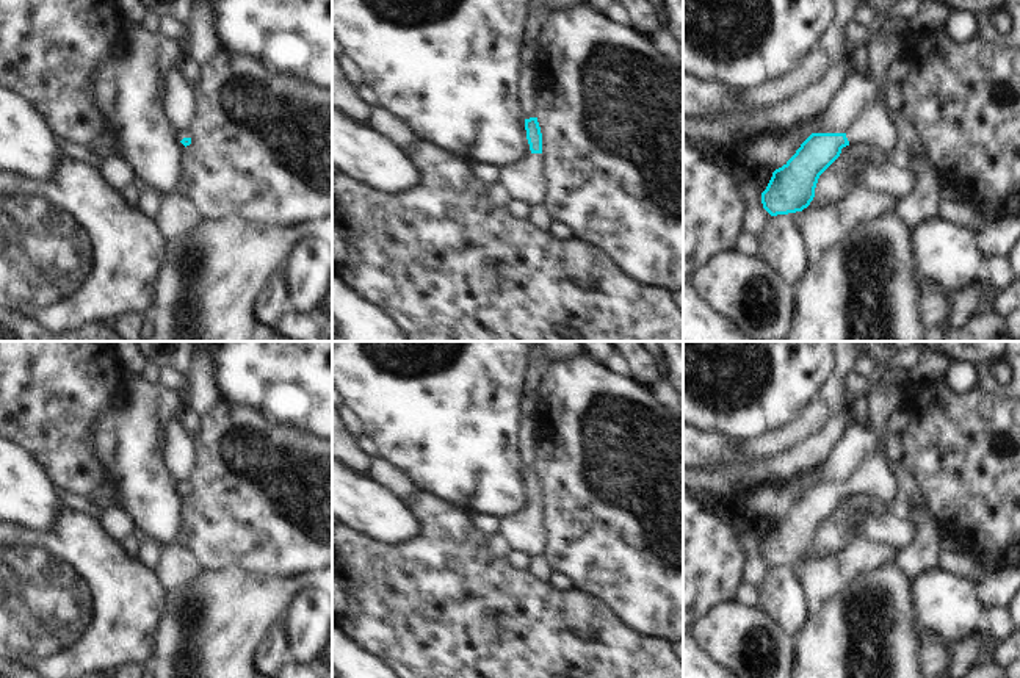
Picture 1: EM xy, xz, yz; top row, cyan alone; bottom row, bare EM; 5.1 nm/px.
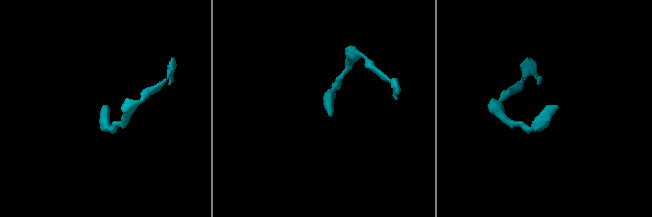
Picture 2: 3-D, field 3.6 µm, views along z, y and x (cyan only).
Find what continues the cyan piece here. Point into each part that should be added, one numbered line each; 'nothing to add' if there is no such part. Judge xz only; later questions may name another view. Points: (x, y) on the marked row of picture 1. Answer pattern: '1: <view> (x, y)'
1: xz (525, 180)

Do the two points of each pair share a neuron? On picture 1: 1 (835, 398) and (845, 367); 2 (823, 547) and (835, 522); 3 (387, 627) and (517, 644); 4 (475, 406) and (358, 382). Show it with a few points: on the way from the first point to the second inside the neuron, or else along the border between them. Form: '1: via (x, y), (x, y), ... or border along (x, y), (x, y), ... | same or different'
1: via (835, 390), (840, 375) | same
2: via (829, 540), (835, 528) | same
3: via (420, 627), (461, 627), (480, 644), (484, 644) | same
4: via (445, 395), (433, 382), (387, 382) | same

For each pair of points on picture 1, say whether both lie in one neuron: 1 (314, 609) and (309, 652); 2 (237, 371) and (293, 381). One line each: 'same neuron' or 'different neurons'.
1: same neuron
2: same neuron

